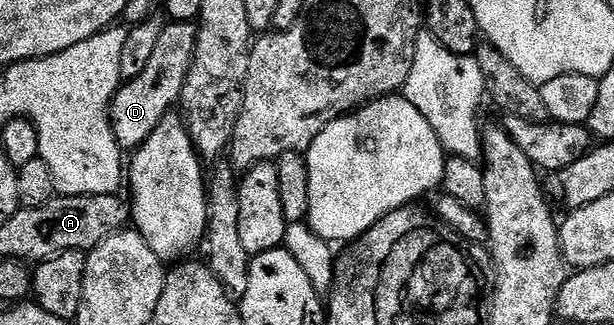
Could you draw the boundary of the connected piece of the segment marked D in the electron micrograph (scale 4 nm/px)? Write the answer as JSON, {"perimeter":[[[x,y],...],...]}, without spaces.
{"perimeter":[[[168,22],[161,33],[161,41],[157,41],[157,50],[153,52],[145,73],[141,73],[141,77],[126,80],[115,92],[109,108],[111,128],[113,137],[124,152],[134,152],[135,148],[142,145],[149,133],[153,133],[153,129],[161,125],[166,115],[172,114],[174,107],[171,106],[174,103],[176,106],[182,100],[185,77],[189,77],[198,32],[198,26],[194,22]]]}

